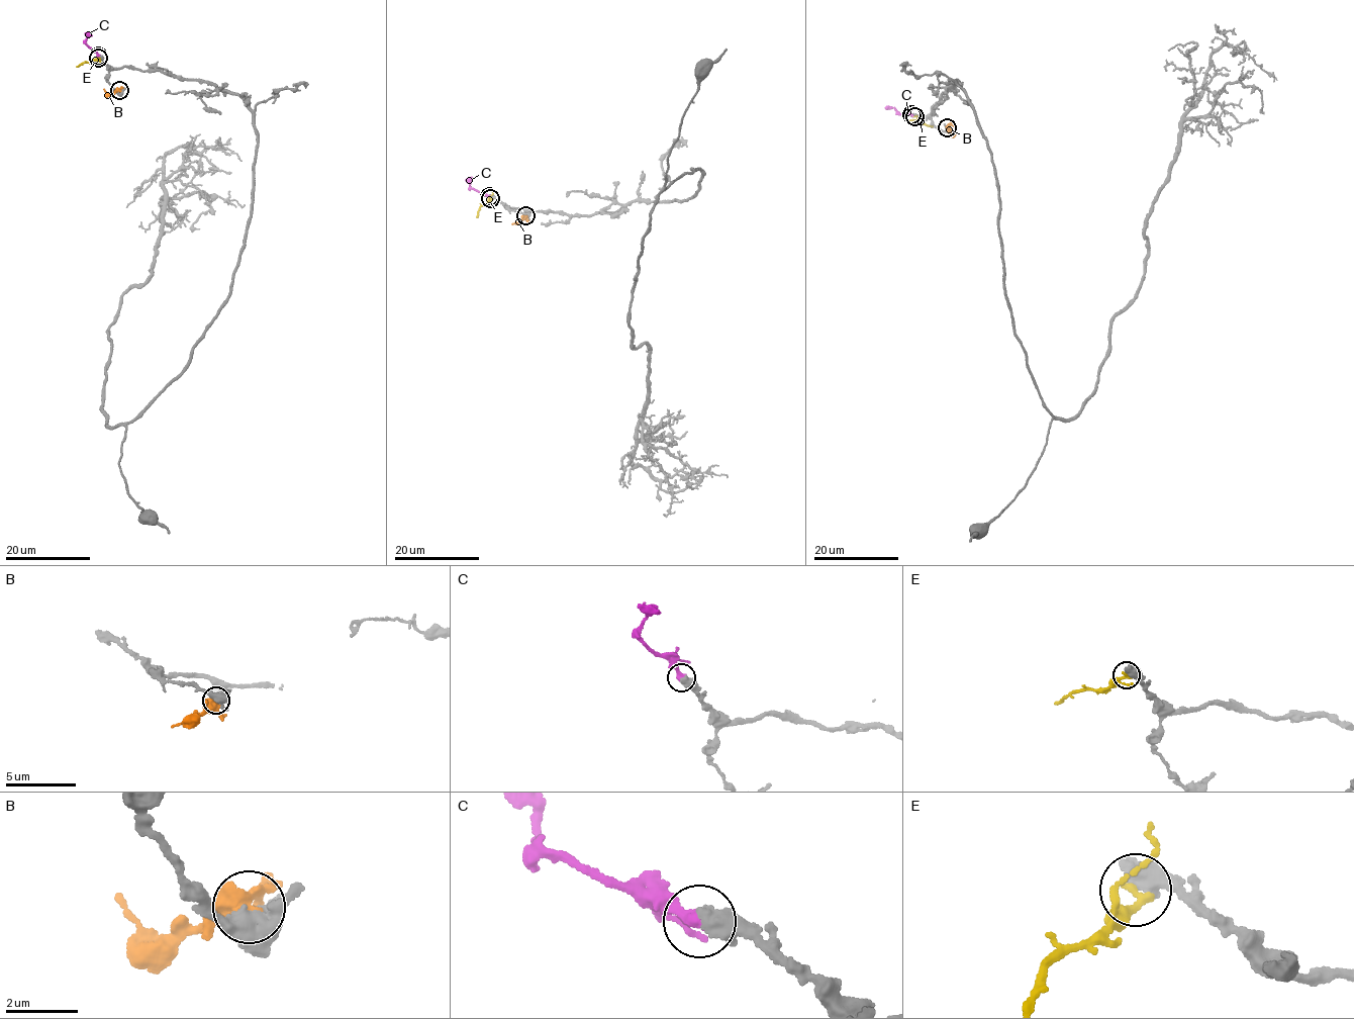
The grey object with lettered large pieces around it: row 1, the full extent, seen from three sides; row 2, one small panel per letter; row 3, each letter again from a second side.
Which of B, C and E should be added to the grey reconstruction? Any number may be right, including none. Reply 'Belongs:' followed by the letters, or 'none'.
Belongs: C

